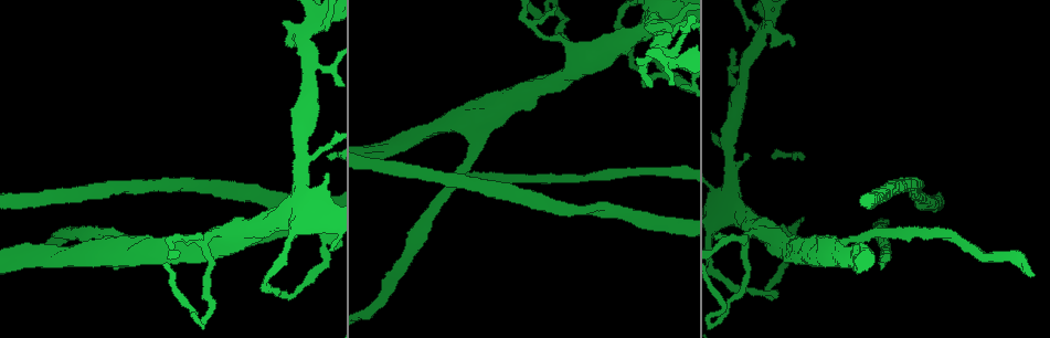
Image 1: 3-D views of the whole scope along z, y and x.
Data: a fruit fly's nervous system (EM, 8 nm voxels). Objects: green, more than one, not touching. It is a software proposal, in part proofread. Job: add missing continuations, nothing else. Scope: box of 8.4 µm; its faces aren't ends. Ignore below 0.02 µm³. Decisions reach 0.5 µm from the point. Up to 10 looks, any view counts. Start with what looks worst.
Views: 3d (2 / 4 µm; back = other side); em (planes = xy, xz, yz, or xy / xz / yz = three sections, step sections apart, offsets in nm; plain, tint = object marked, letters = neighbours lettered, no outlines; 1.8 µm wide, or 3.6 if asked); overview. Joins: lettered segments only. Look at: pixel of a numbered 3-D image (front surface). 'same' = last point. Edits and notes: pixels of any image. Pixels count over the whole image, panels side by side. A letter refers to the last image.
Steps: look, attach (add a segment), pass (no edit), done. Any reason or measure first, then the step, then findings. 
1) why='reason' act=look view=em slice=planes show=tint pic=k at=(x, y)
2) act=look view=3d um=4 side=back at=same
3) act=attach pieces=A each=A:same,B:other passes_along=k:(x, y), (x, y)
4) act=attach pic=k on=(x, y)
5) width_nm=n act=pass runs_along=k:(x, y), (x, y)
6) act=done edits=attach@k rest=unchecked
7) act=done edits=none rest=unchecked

why='an open end' act=look view=em slice=planes show=plain pic=1 at=(883, 262)

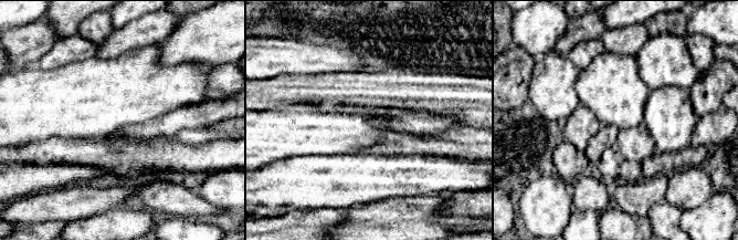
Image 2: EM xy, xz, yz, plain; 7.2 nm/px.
act=look view=em slice=planes show=letters at=same

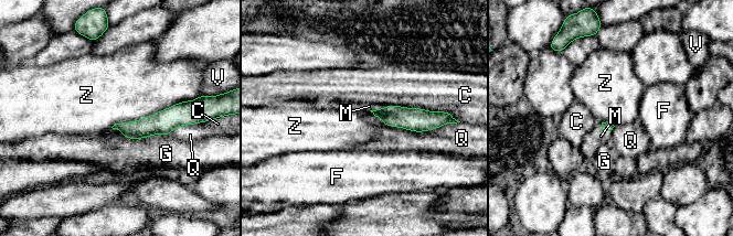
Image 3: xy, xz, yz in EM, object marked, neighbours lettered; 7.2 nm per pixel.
act=attach pieces=M each=C:other,F:other,G:other,M:same,Q:other,V:other,Z:other passes_along=3:(412, 119), (380, 108), (369, 106) found='the neuron continues'

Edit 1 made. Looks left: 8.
why='looks like a crossing' act=look view=3d um=4 pic=1 at=(762, 27)

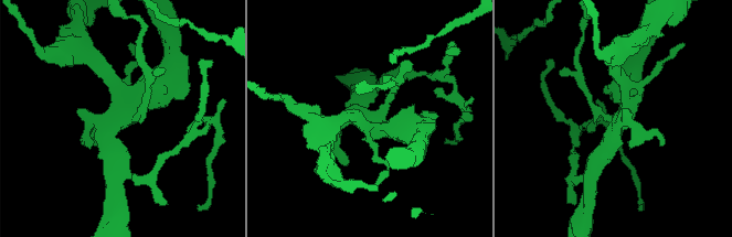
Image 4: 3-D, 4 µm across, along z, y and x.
act=look view=em slice=planes show=tint pic=4 at=(126, 117)

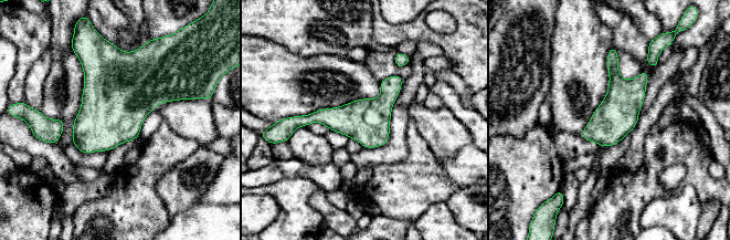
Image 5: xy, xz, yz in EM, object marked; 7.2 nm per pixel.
act=look view=em slice=planes show=letters at=same

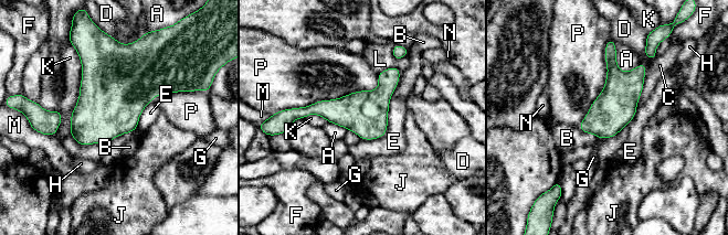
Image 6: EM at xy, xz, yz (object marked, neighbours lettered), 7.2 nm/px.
width_nm=300 act=pass each=A:other,B:other,C:other,D:other,E:other,F:other,G:other,H:other,J:other,K:other,L:other,M:other,N:other,P:other border=6:(647, 66), (636, 107) found='none of them fits'

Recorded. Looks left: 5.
why='thick end' act=look view=em slice=xz step=8 show=tint pic=1 at=(751, 156)

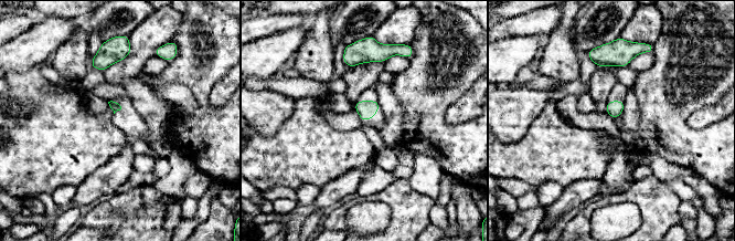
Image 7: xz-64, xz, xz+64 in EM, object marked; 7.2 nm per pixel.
act=look view=em slice=xz step=8 show=letters at=same

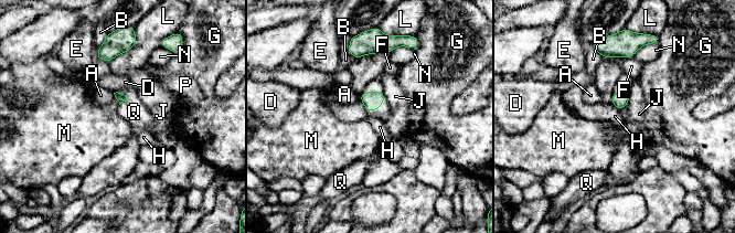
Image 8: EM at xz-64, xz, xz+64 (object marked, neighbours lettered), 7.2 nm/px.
act=attach pieces=Q each=A:other,B:other,D:other,E:other,F:other,G:other,H:other,J:other,L:other,M:other,N:other,P:other,Q:same passes_along=8:(372, 101), (377, 108), (383, 112) found='it goes on there'

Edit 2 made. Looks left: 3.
act=look view=em um=3.6 slice=xy step=16 show=tint pic=1 at=(577, 53)

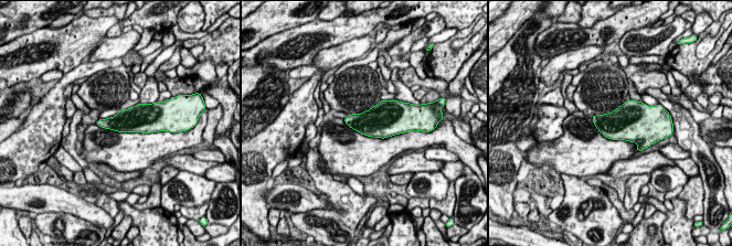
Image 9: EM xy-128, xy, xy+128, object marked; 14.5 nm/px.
why='another direction' act=look view=em um=3.6 slice=planes show=tint at=same

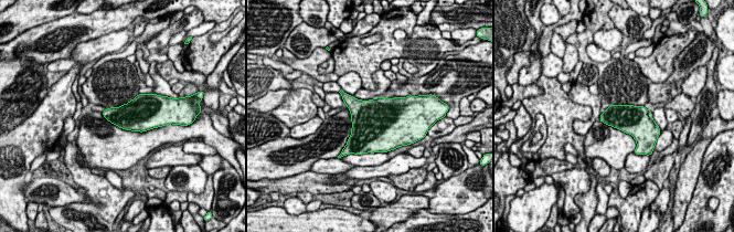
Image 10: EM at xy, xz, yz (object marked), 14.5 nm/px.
act=look view=em um=3.6 slice=planes show=letters at=same

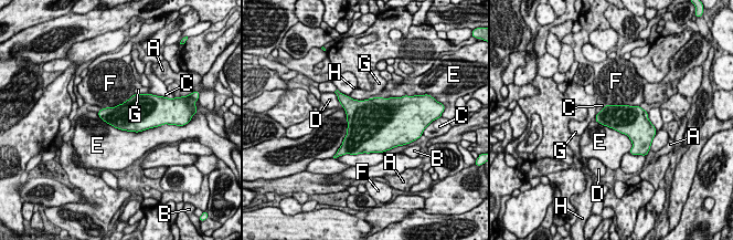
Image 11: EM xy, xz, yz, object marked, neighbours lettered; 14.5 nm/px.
act=pass each=A:other,B:other,C:other,D:other,E:other,F:other,G:other,H:other found='no lettered segment goes on from it'

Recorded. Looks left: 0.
act=done edits=attach@3,attach@8 rest=unchecked

